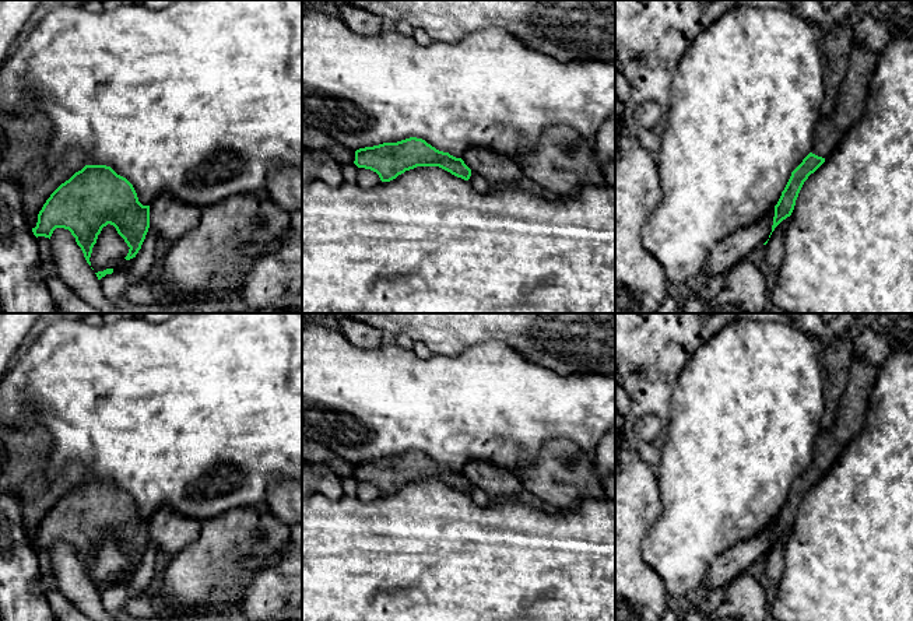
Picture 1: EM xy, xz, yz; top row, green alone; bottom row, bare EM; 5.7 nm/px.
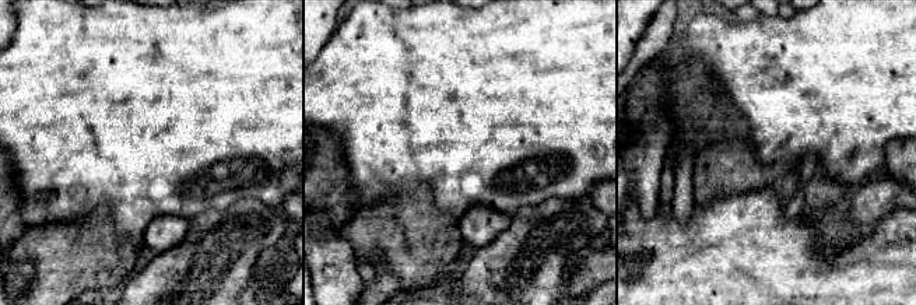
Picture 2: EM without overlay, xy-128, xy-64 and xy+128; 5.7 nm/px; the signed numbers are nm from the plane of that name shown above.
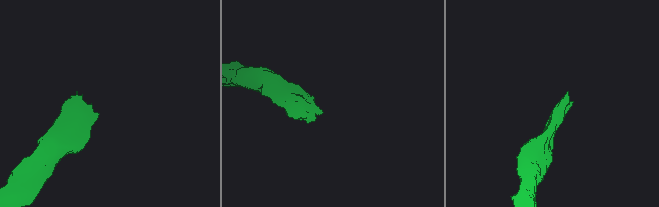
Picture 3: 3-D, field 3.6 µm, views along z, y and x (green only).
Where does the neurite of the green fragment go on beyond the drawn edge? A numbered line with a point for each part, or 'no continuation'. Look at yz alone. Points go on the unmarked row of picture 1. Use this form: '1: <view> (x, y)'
1: yz (850, 417)

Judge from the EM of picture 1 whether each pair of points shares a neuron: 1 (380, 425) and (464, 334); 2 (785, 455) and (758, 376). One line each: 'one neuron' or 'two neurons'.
1: two neurons
2: one neuron

